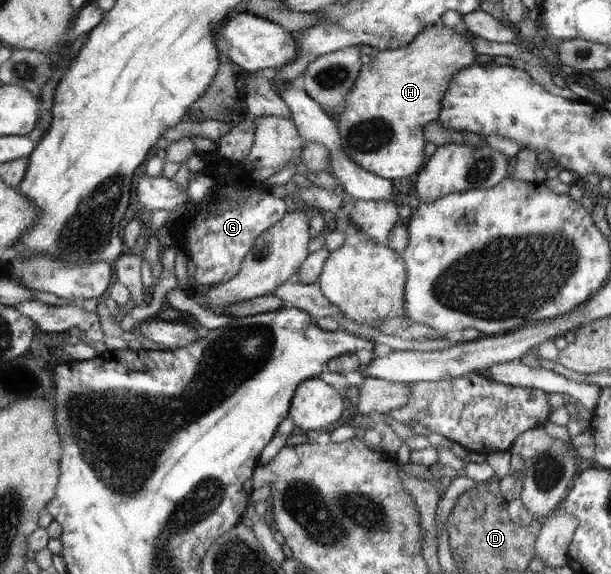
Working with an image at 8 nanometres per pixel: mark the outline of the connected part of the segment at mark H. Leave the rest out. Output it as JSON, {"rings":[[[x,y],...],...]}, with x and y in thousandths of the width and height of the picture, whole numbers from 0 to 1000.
{"rings":[[[759,38],[740,51],[728,44],[704,44],[663,82],[620,89],[610,105],[594,111],[586,139],[579,143],[550,202],[561,263],[596,296],[625,310],[643,314],[684,300],[697,279],[697,220],[720,204],[723,174],[738,153],[746,127],[781,111],[776,82],[779,64]]]}

